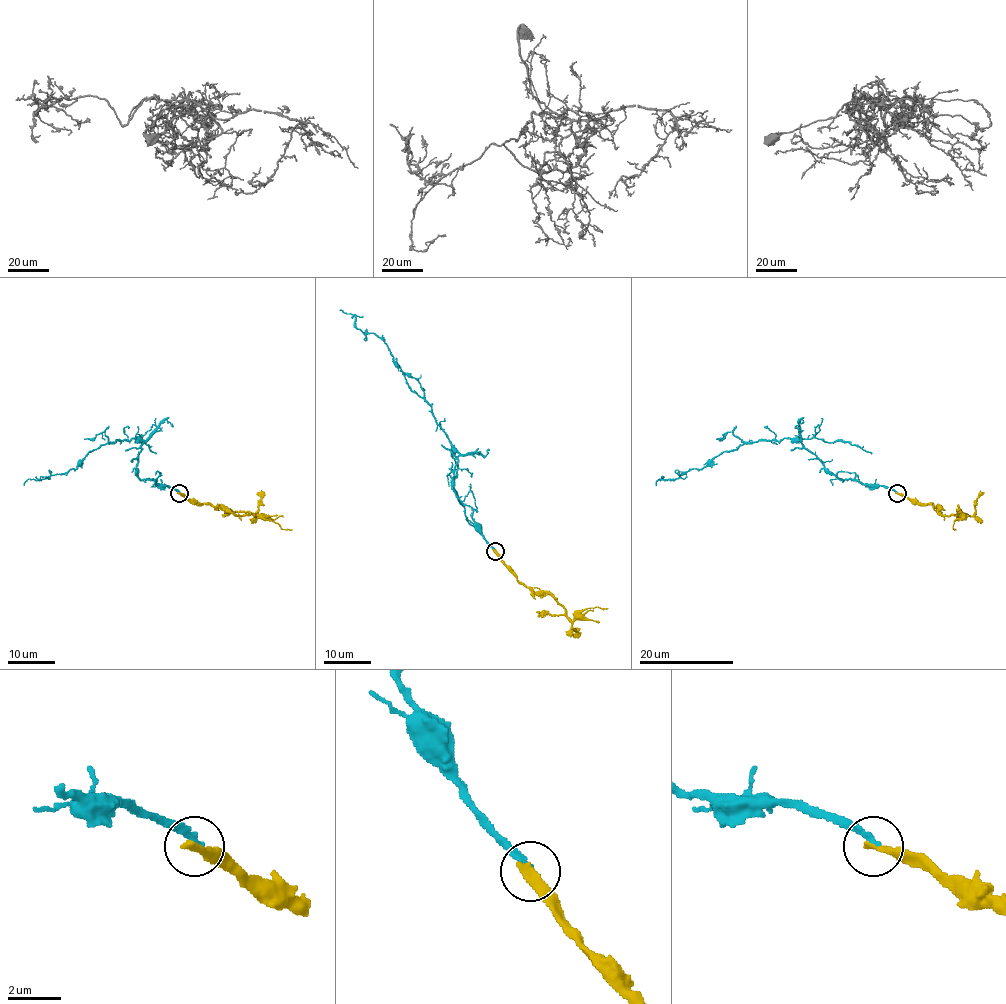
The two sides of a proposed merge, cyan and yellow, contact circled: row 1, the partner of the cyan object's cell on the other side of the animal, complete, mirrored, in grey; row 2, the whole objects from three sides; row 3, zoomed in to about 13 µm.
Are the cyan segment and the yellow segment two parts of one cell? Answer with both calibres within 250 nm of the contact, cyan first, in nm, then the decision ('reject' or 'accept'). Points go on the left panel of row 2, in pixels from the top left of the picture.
240 nm thick on the cyan side, 360 nm on the other; reject

